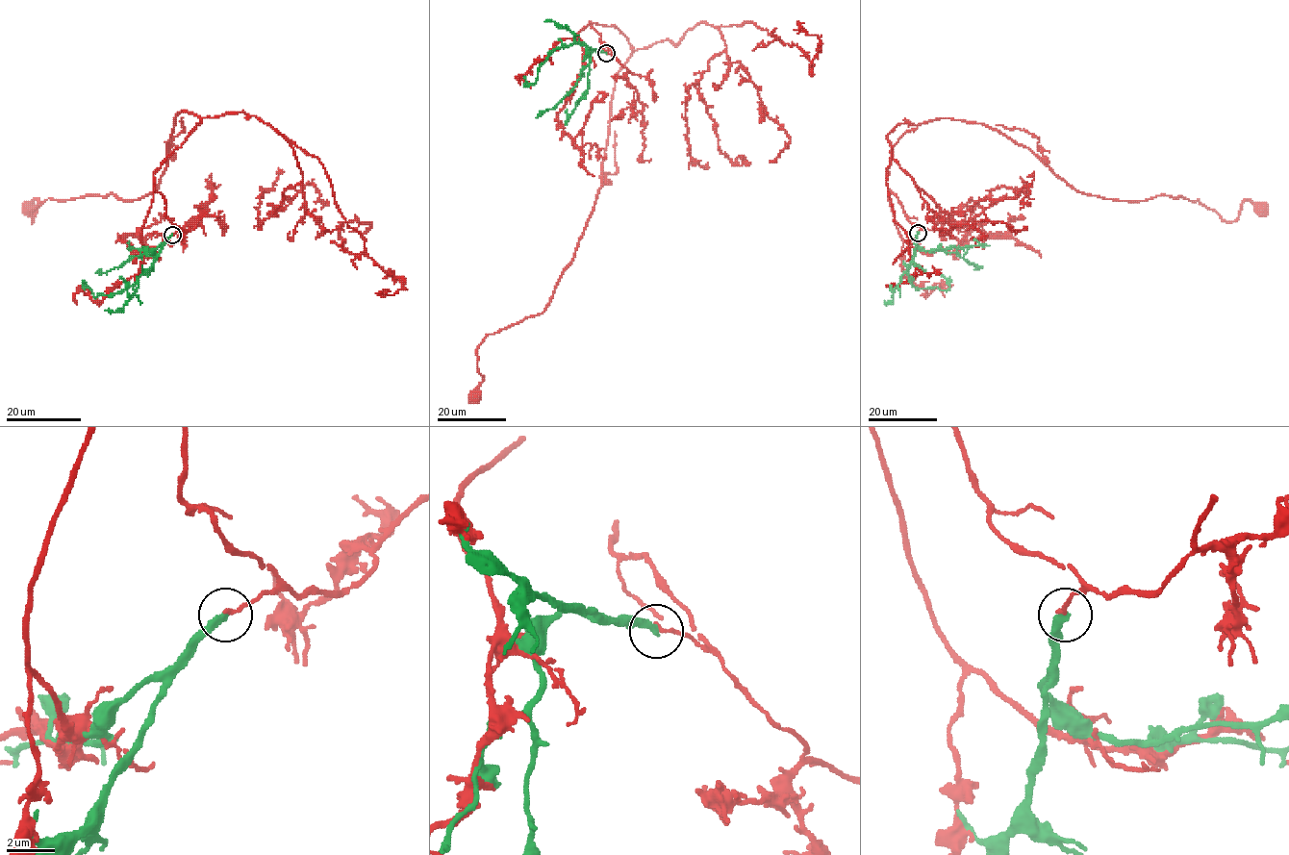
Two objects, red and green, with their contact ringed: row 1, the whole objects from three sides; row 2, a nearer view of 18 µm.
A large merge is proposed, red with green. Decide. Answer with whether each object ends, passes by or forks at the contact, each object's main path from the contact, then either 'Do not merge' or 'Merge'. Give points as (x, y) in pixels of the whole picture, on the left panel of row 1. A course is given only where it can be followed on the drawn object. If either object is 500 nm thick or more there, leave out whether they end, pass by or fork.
At the ring red ends. At the ring green ends. Course of red: (172, 235), (154, 173), (201, 120), (183, 110), (152, 192), (49, 198), (32, 222), (37, 198), (30, 208). Course of green: (172, 235), (153, 264), (122, 290), (94, 296), (83, 281). Do not merge

